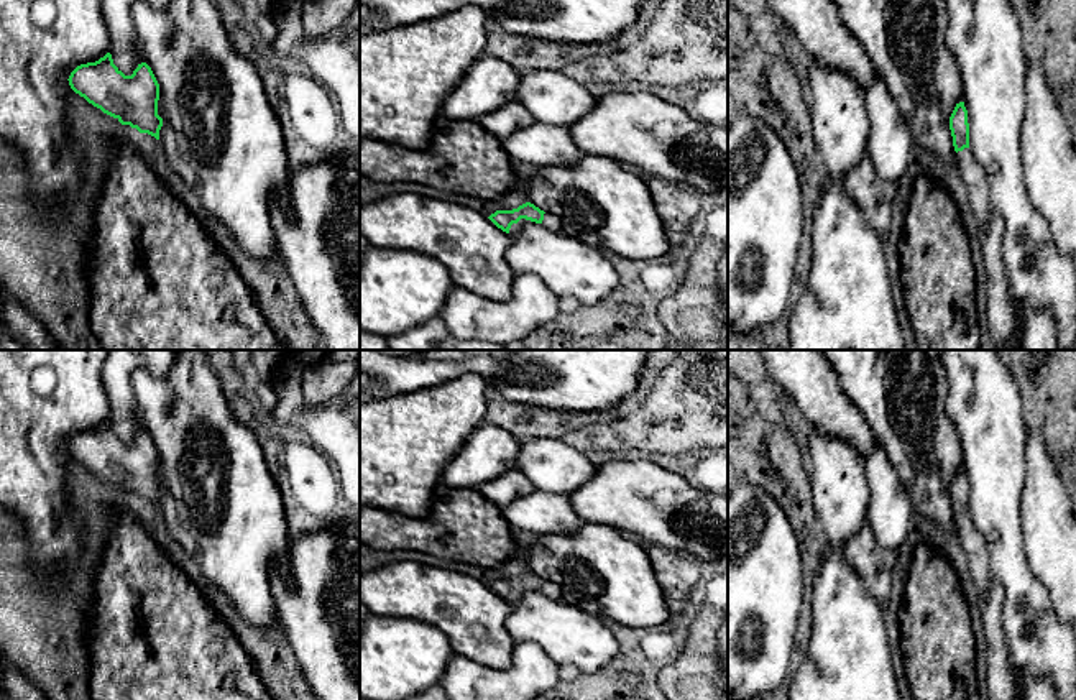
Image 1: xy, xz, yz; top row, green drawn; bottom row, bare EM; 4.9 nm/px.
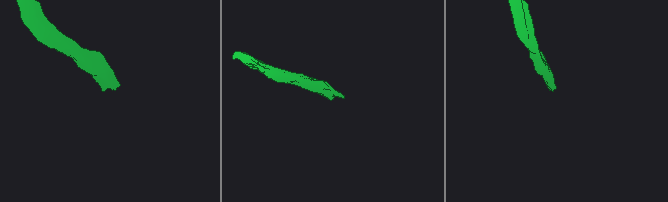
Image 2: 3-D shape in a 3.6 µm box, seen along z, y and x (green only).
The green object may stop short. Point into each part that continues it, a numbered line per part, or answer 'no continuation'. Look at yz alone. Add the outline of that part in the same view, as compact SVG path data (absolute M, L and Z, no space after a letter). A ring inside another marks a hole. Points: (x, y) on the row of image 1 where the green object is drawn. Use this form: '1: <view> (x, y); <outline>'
1: yz (1002, 326); M971 146L956 153L956 164L966 184L973 215L979 228L979 245L987 274L989 337L996 350L1005 350L1014 338L1020 338L1014 304L1009 296L1009 283L1002 258L1005 222L994 209L989 197L989 177L984 166L974 156Z

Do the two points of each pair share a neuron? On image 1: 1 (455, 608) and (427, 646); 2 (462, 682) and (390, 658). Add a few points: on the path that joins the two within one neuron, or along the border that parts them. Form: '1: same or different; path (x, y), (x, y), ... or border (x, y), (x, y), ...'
1: different; border (403, 617), (434, 625), (455, 653)
2: different; border (455, 654), (439, 682)

